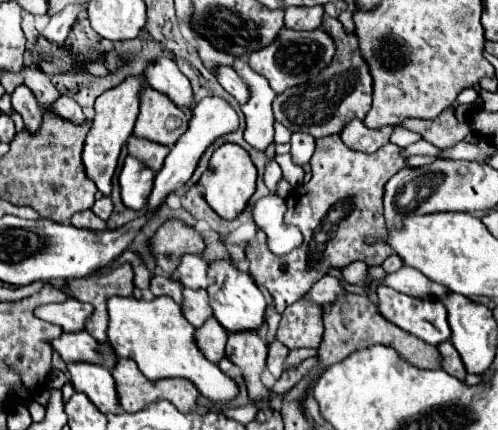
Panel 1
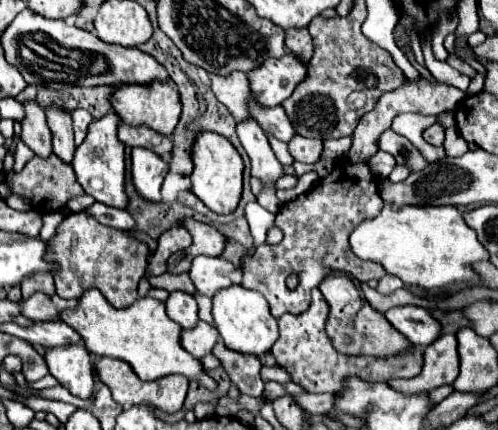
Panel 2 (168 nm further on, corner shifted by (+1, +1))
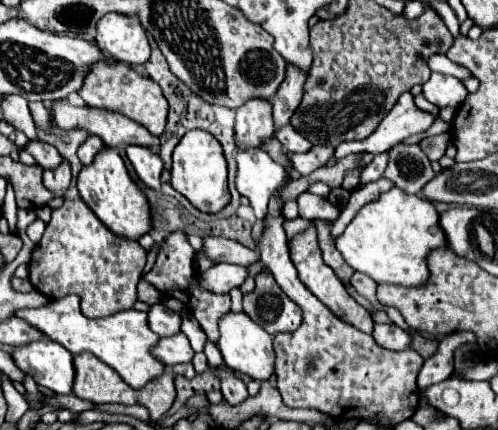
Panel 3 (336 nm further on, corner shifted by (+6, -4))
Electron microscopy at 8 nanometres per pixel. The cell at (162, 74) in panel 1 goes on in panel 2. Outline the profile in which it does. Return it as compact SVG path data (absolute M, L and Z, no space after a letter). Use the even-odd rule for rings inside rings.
M30 9L18 13L18 17L8 25L2 35L2 47L8 63L16 65L24 79L30 83L30 73L36 81L60 89L62 85L80 85L80 87L96 87L96 85L124 85L124 83L140 83L148 85L156 79L170 81L166 67L158 65L154 57L140 49L110 45L100 41L94 33L82 31L76 25L66 23L64 19L50 21L42 15L36 15Z

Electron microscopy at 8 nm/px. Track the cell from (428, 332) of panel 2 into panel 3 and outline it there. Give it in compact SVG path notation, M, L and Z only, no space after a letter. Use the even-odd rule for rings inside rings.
M375 324L371 336L377 342L377 346L387 348L387 350L407 350L407 348L411 348L411 336L395 324Z

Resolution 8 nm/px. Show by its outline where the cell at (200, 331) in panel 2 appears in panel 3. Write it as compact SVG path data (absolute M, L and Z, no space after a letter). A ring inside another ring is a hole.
M175 334L169 338L159 338L159 342L153 348L153 356L163 362L165 366L173 366L179 362L191 362L193 358L193 348L189 346L189 340L185 334Z

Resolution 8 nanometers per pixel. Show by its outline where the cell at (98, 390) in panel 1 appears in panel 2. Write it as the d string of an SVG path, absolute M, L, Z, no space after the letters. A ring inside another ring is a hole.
M84 345L54 347L46 351L46 363L50 373L64 385L72 395L90 399L94 395L94 377L90 351Z

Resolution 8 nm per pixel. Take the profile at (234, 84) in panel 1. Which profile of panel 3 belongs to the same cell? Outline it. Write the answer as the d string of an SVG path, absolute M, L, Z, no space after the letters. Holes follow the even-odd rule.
M291 124L289 126L285 126L285 128L281 128L279 132L277 132L277 138L279 138L279 142L287 148L287 152L309 152L311 150L311 146L313 144L309 144L309 140L303 136L303 134L299 134Z

